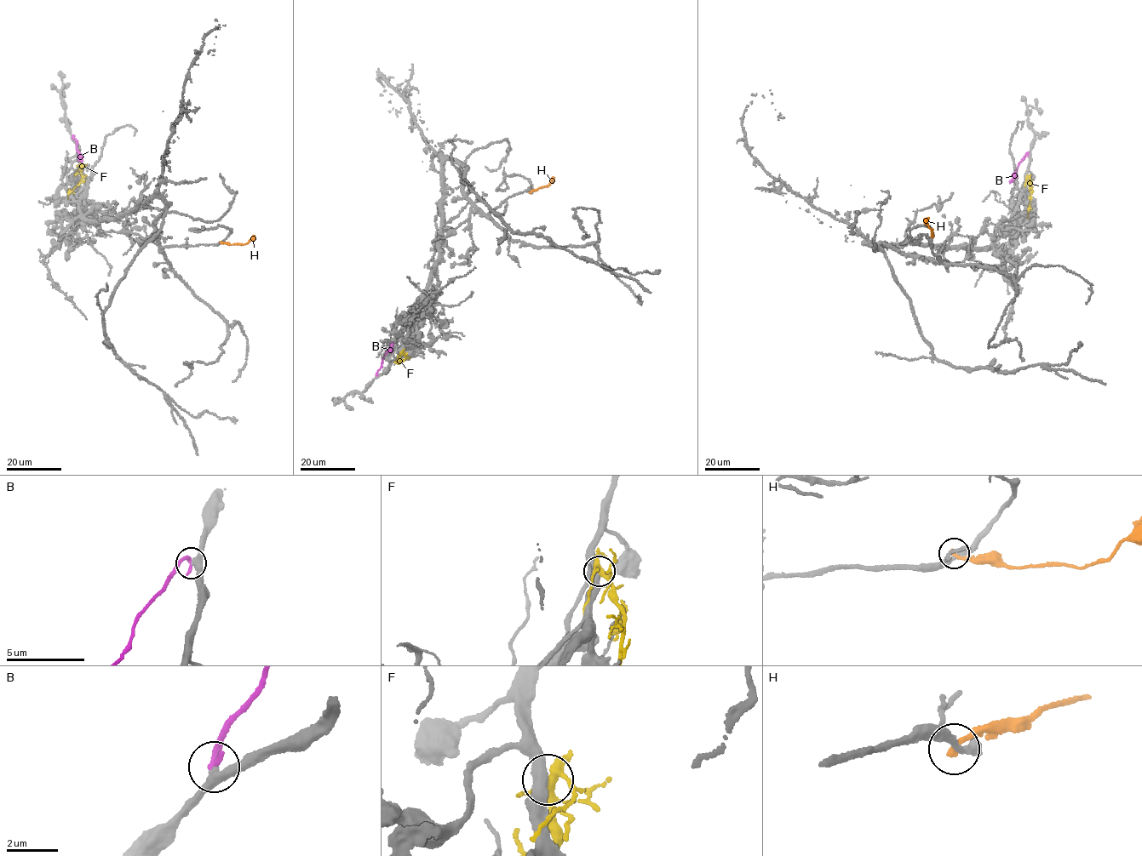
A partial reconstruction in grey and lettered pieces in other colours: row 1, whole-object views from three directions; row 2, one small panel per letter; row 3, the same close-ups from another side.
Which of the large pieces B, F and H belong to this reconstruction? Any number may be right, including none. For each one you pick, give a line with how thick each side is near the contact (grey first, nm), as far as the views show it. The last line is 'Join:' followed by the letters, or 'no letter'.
B: Thickness 360 nm (grey) against 280 nm
Join: B

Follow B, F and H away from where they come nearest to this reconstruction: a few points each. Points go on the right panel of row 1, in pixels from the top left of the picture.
B: (1028, 153), (1009, 183)
F: (1027, 179), (1031, 185), (1027, 218)
H: (932, 236), (927, 222), (929, 218)

